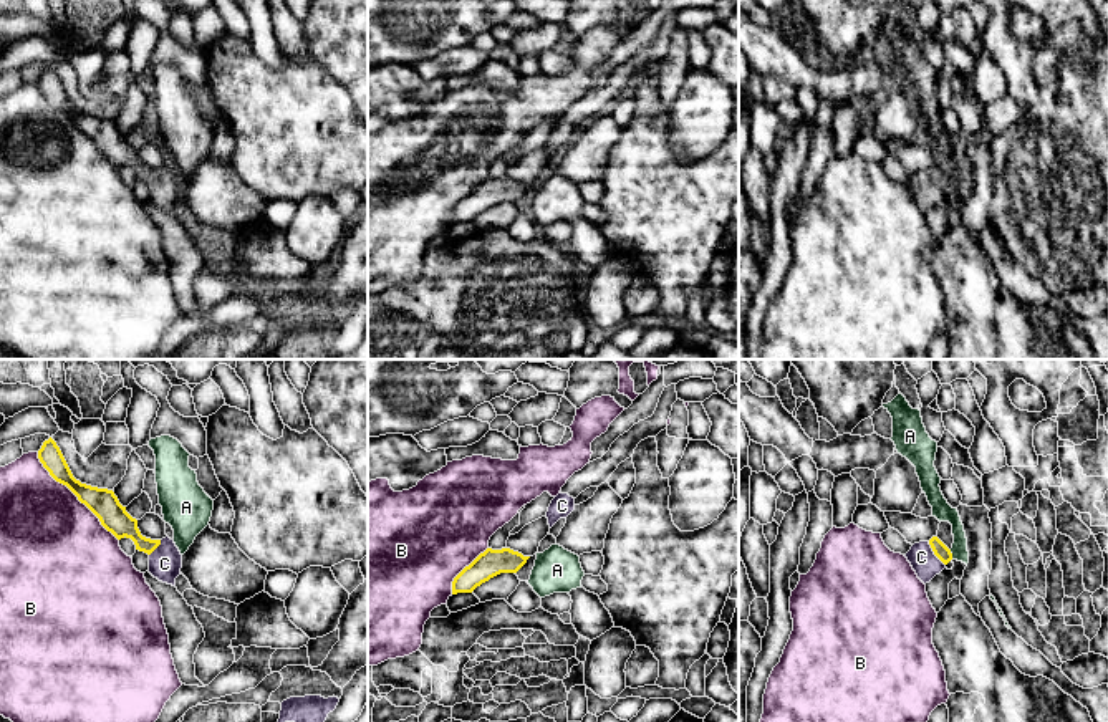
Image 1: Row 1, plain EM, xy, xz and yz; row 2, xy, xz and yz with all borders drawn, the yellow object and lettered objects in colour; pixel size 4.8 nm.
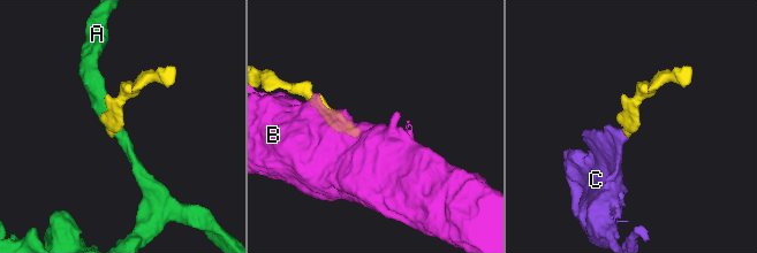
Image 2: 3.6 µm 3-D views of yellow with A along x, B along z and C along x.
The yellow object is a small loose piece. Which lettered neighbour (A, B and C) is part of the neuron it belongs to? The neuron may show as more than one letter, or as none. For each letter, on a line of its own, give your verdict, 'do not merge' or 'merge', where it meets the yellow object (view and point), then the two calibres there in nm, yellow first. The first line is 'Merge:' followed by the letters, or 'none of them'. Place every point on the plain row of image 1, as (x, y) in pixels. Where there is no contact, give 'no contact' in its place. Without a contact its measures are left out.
Merge: C
A: do not merge | yz (951, 184) | 70/90 nm
B: do not merge | xy (75, 123) | 140/460 nm
C: merge | yz (934, 182) | 70/130 nm

